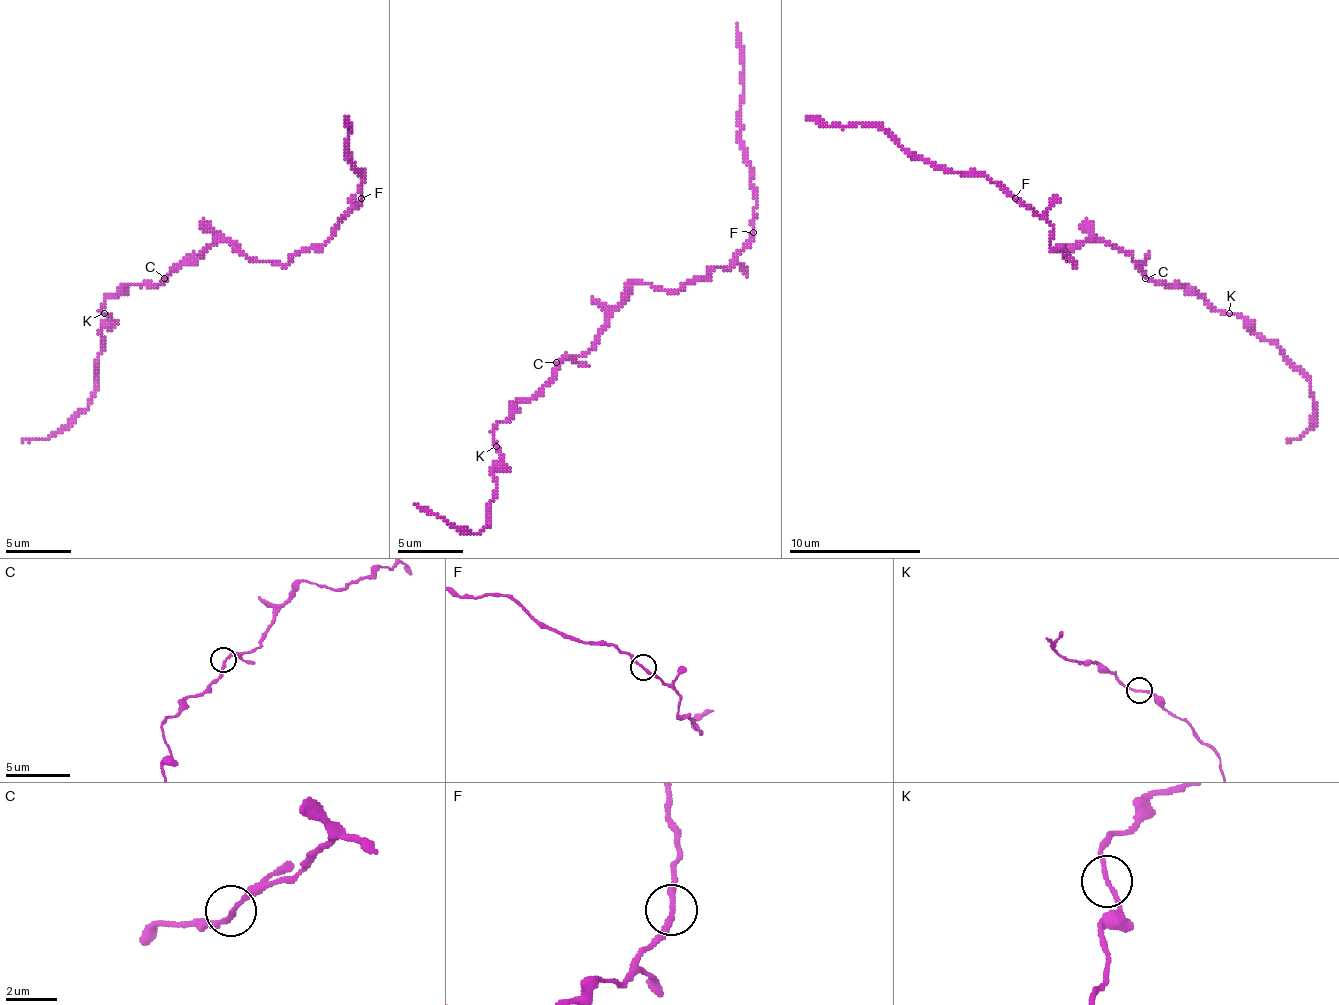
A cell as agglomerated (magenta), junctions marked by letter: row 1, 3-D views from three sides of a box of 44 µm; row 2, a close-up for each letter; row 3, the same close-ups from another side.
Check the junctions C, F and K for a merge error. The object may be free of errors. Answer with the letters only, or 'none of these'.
K

